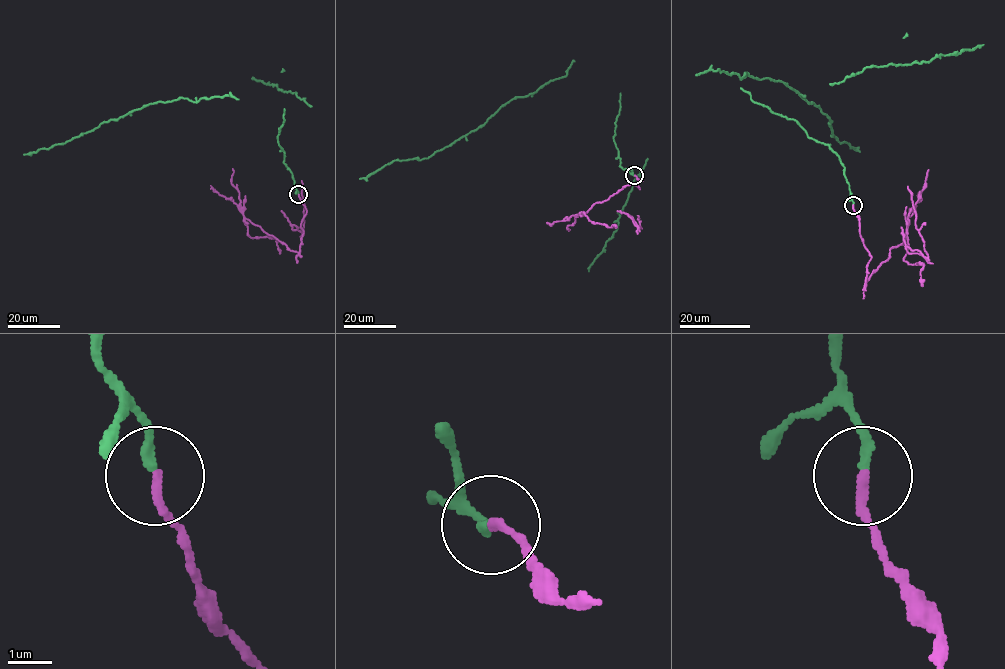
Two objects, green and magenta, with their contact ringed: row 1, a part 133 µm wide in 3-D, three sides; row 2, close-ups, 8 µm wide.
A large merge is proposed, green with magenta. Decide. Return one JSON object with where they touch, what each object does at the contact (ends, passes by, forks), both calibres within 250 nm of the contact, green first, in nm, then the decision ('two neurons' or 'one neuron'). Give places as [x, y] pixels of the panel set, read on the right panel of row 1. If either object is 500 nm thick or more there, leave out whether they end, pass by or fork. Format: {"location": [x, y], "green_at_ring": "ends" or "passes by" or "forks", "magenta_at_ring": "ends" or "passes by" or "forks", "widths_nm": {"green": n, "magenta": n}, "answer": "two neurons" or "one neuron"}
{"location": [853, 205], "green_at_ring": "ends", "magenta_at_ring": "ends", "widths_nm": {"green": 200, "magenta": 200}, "answer": "two neurons"}

